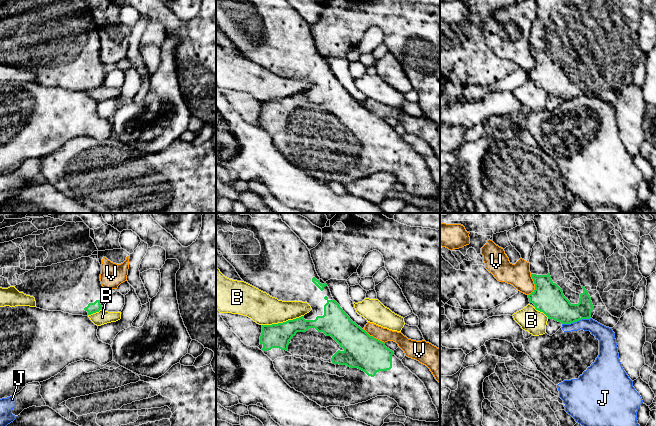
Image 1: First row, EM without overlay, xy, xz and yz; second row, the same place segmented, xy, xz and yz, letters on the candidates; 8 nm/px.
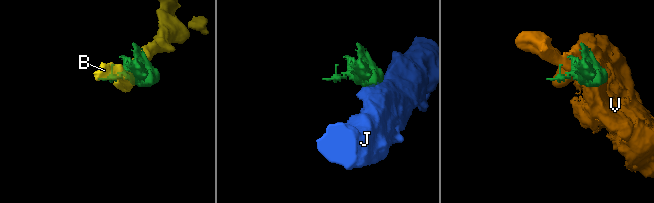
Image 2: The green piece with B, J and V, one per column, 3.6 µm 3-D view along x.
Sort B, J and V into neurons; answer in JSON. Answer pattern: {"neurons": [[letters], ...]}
{"neurons": [["B"], ["J"], ["V"]]}

